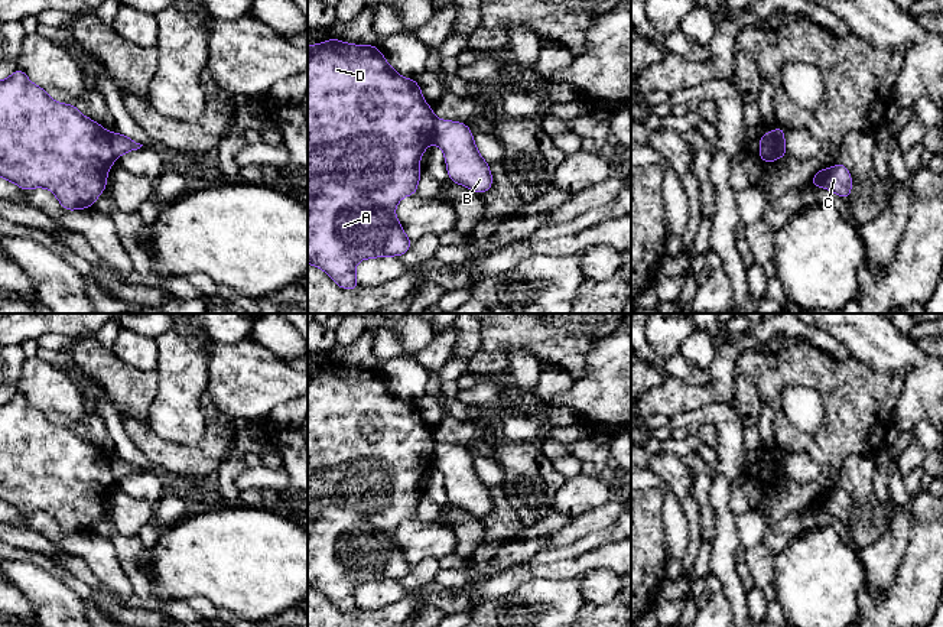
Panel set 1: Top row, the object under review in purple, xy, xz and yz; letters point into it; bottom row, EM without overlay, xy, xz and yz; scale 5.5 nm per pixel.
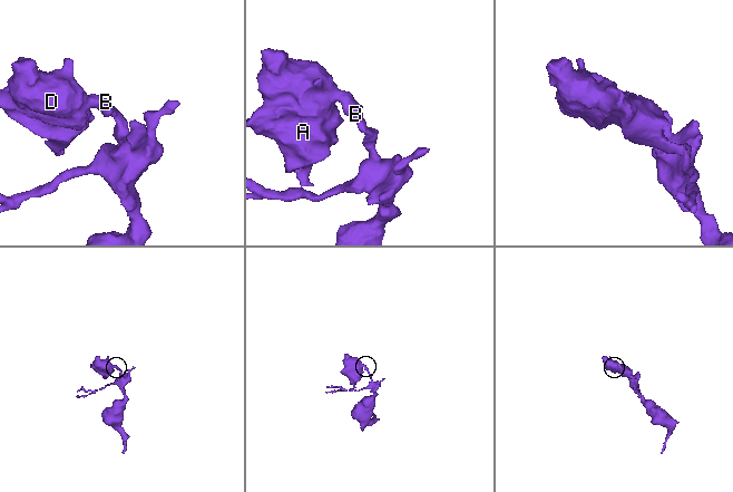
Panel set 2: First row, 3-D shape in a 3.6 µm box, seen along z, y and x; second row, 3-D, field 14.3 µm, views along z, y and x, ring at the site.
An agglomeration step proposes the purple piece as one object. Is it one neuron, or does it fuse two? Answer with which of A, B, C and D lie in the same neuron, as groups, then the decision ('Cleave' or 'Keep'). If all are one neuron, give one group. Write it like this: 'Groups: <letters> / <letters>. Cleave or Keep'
Groups: A C D / B. Cleave

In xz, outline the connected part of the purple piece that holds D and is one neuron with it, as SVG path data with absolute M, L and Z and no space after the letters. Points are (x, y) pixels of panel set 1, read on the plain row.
M336 361L308 370L308 587L326 595L339 611L360 611L355 602L360 584L409 575L412 565L394 533L403 520L416 519L419 485L433 464L436 445L417 405L399 399L377 370L349 368Z

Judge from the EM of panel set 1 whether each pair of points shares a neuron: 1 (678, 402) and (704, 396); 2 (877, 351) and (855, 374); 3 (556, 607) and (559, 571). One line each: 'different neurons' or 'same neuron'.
1: same neuron
2: different neurons
3: different neurons

